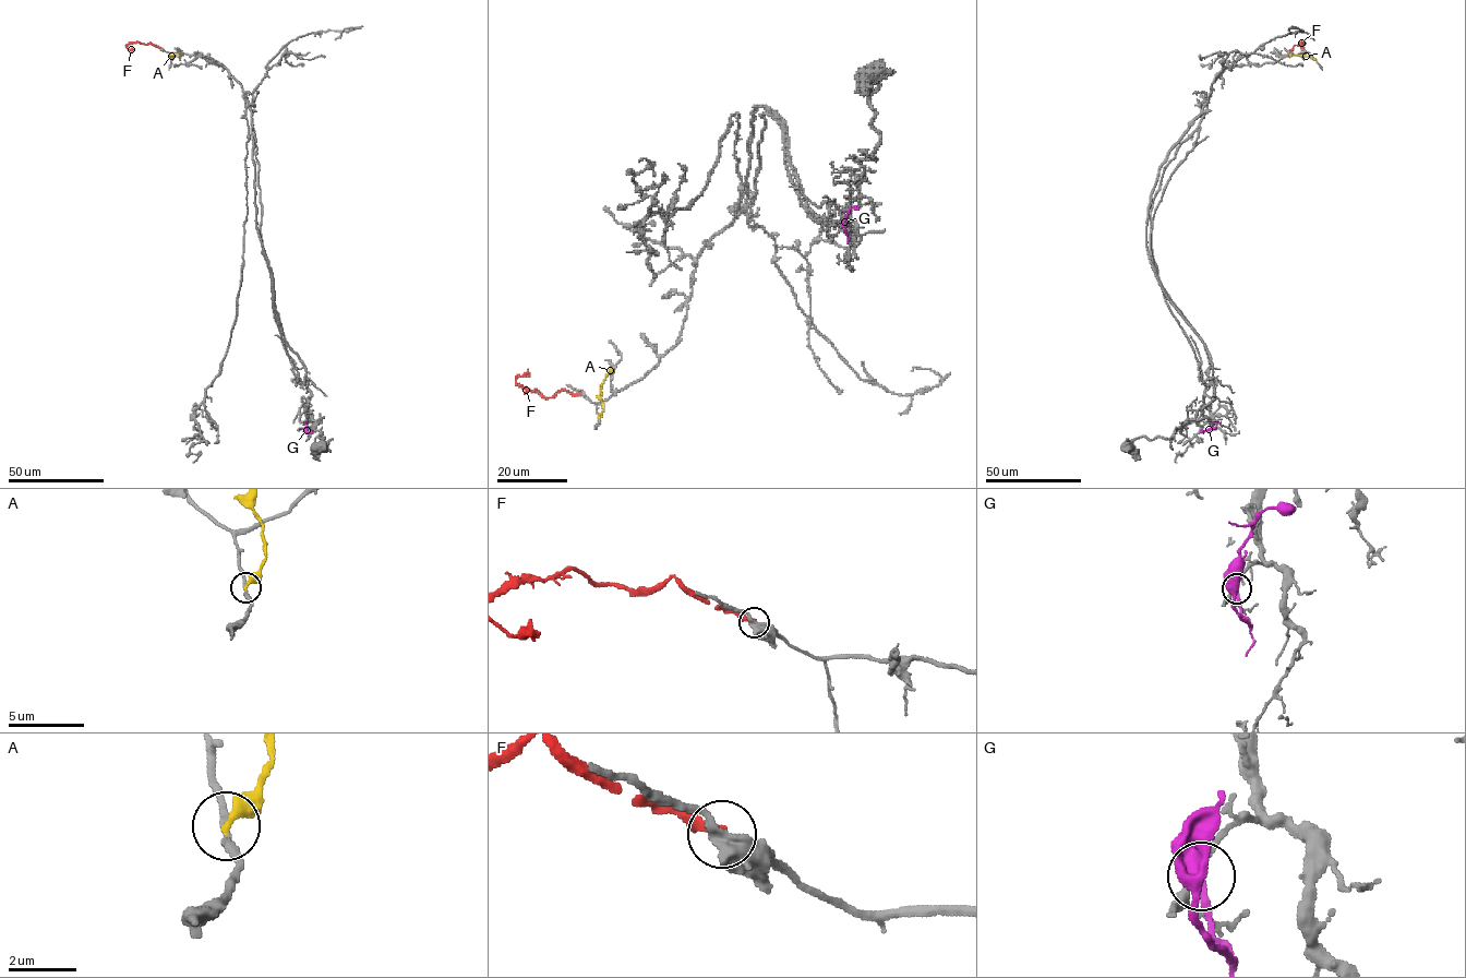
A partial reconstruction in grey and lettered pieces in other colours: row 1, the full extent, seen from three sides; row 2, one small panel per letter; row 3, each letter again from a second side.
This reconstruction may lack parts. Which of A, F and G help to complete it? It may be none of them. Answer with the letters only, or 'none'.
none

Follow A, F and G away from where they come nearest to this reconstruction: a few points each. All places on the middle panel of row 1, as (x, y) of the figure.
A: (599, 417), (603, 409), (600, 385), (612, 368)
F: (579, 393), (562, 389), (551, 396), (543, 396), (537, 391), (526, 391), (516, 382), (516, 377), (527, 368)
G: (844, 227), (848, 236), (844, 221), (852, 209), (858, 209)

